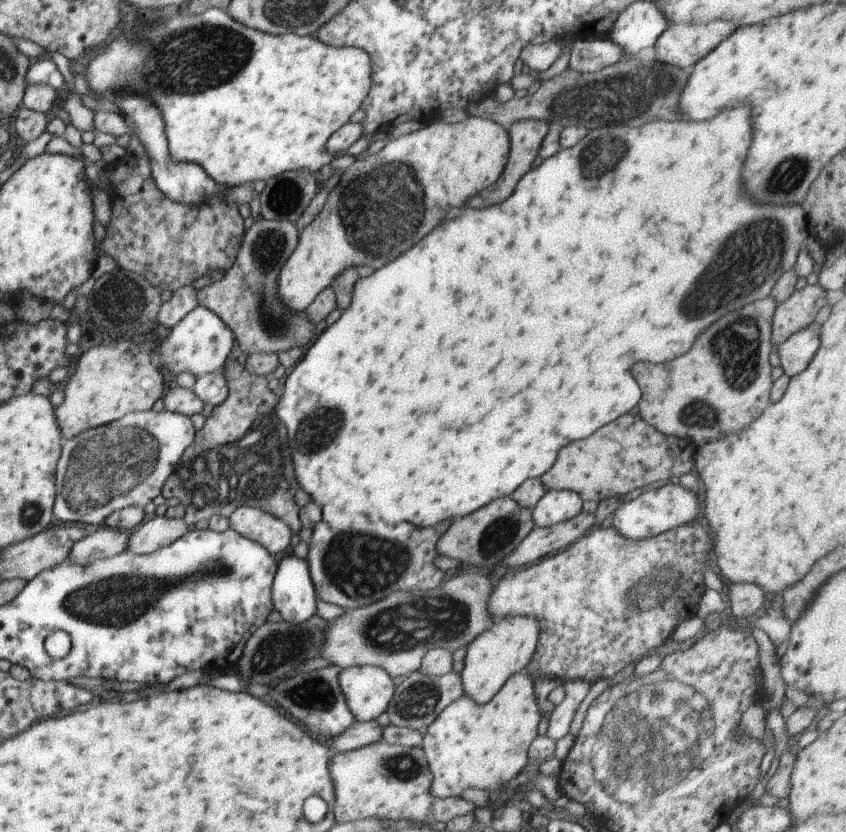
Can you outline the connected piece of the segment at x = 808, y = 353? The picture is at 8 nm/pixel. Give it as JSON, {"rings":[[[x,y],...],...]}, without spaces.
{"rings":[[[816,322],[795,332],[775,352],[775,363],[790,377],[800,374],[812,360],[820,346],[821,326]]]}

